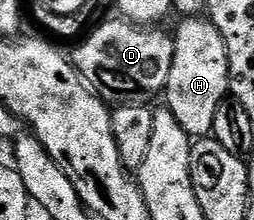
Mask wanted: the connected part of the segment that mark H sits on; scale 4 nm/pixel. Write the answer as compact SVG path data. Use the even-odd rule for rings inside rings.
M186 16L181 19L178 31L173 31L174 60L172 72L168 76L168 84L164 91L165 105L174 113L176 120L180 120L180 128L190 134L191 139L197 140L214 133L216 108L226 101L230 94L230 61L228 48L224 44L224 36L214 27L213 22L206 16Z

